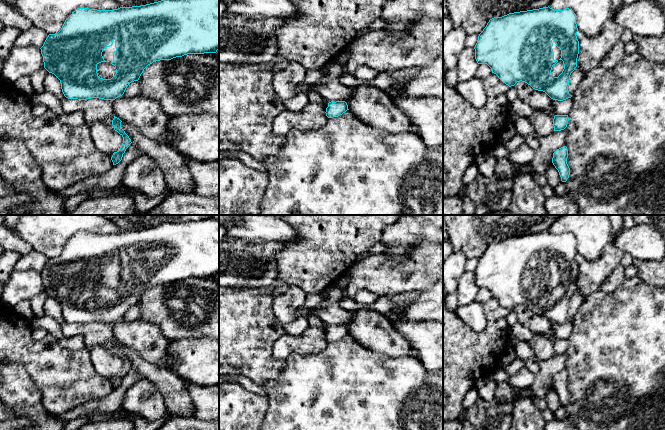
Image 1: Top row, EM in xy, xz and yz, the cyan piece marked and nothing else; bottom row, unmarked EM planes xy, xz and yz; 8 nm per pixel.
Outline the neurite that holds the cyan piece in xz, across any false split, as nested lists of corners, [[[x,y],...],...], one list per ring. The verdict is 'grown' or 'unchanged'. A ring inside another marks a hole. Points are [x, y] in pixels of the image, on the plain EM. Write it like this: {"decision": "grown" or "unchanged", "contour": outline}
{"decision": "unchanged", "contour": [[[345,325],[329,326],[326,332],[326,340],[328,342],[338,341],[345,337],[348,333],[348,329]]]}

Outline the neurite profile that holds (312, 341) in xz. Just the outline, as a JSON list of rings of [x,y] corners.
[[[308,327],[301,335],[283,335],[272,347],[273,357],[285,360],[290,354],[303,356],[316,355],[327,347],[326,331],[322,327]]]

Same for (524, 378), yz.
[[[526,367],[520,369],[516,374],[509,377],[509,384],[518,389],[527,389],[535,381],[535,375]]]

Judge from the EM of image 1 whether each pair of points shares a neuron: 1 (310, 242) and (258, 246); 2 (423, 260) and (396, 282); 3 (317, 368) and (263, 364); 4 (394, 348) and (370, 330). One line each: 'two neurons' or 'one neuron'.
1: two neurons
2: one neuron
3: two neurons
4: one neuron

